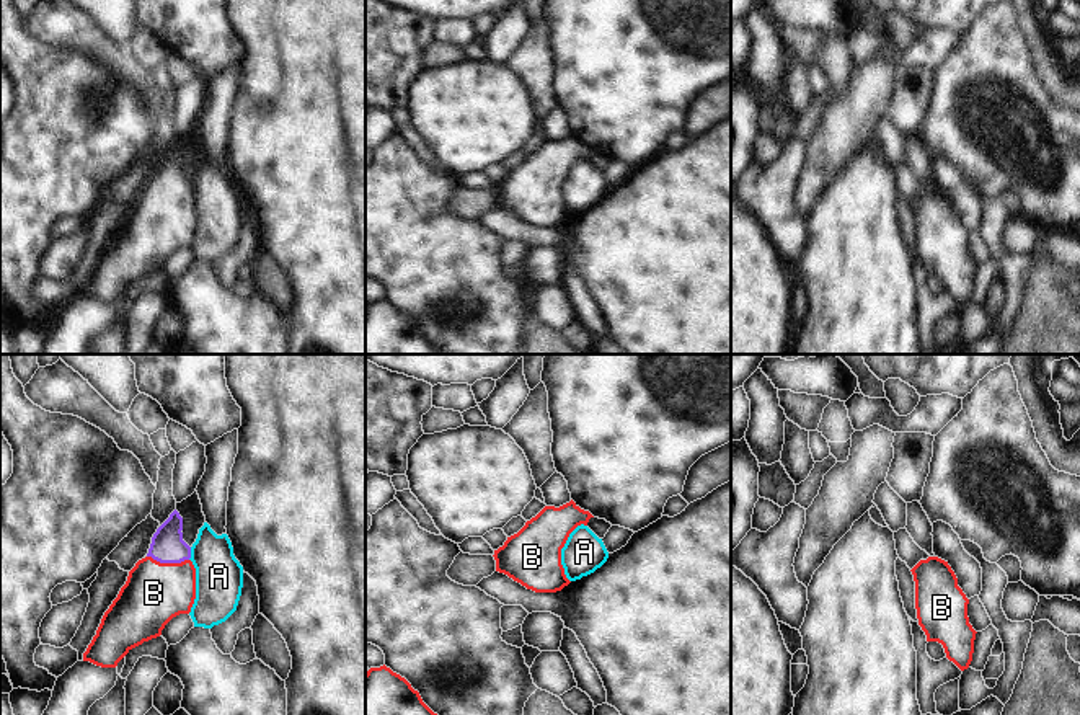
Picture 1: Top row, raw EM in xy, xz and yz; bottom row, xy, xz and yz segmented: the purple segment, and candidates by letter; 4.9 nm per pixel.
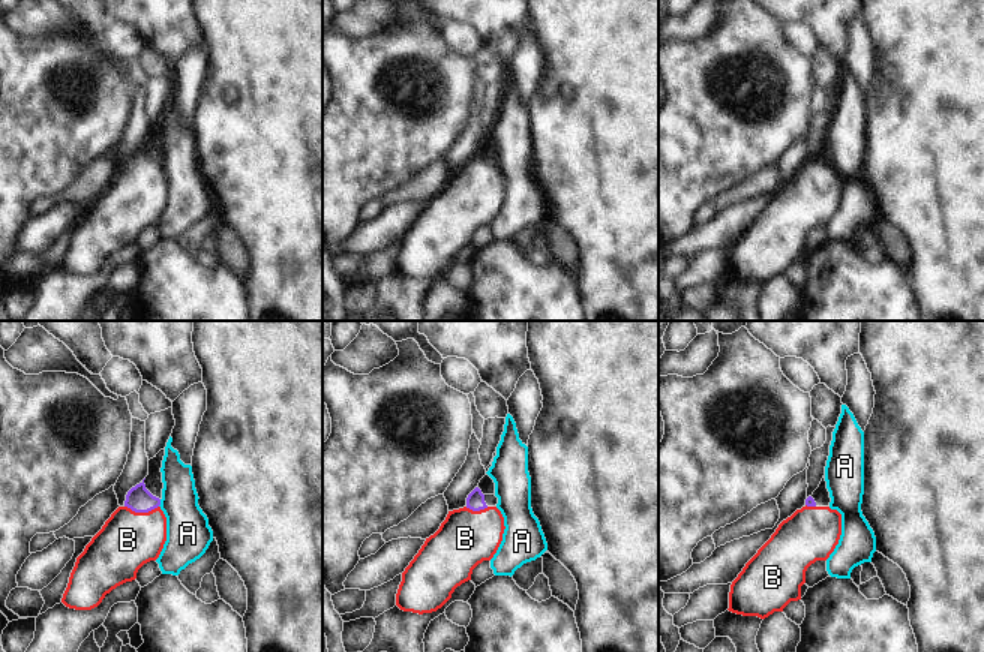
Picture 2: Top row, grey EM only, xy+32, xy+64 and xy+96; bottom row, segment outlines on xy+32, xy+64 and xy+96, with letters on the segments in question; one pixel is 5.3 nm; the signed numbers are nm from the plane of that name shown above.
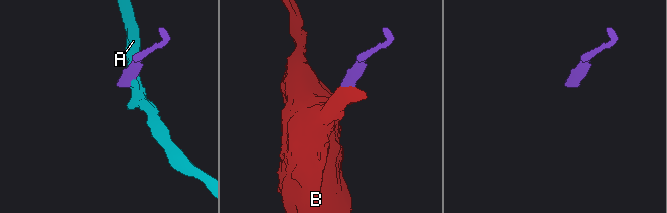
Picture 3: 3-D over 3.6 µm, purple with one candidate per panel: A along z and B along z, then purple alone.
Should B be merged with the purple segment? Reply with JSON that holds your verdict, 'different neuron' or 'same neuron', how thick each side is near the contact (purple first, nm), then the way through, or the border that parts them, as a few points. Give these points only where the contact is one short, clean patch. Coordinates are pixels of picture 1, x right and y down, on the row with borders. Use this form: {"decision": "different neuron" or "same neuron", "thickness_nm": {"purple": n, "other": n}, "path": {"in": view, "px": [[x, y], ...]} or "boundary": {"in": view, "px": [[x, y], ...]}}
{"decision": "same neuron", "thickness_nm": {"purple": 160, "other": 300}, "path": {"in": "xy", "px": [[167, 546], [168, 562], [165, 581], [154, 593]]}}

